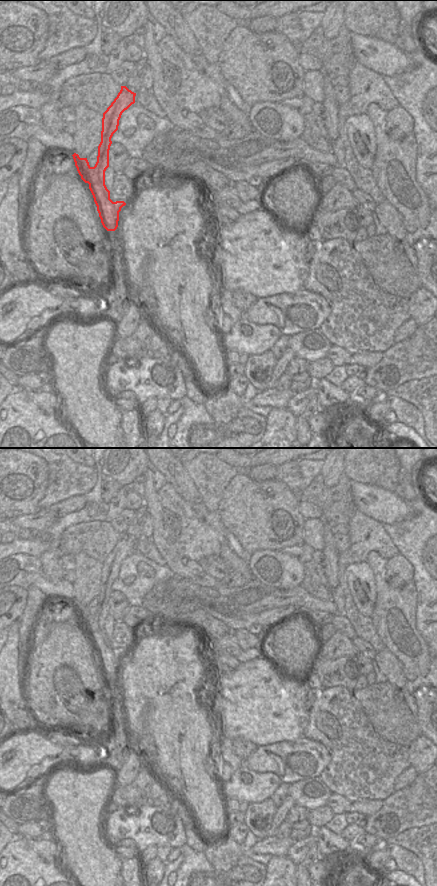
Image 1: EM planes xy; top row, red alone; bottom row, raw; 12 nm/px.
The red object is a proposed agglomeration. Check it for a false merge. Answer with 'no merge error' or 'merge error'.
merge error

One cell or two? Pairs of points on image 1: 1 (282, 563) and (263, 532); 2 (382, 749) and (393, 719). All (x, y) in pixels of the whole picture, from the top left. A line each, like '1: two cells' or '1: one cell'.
1: two cells
2: two cells

